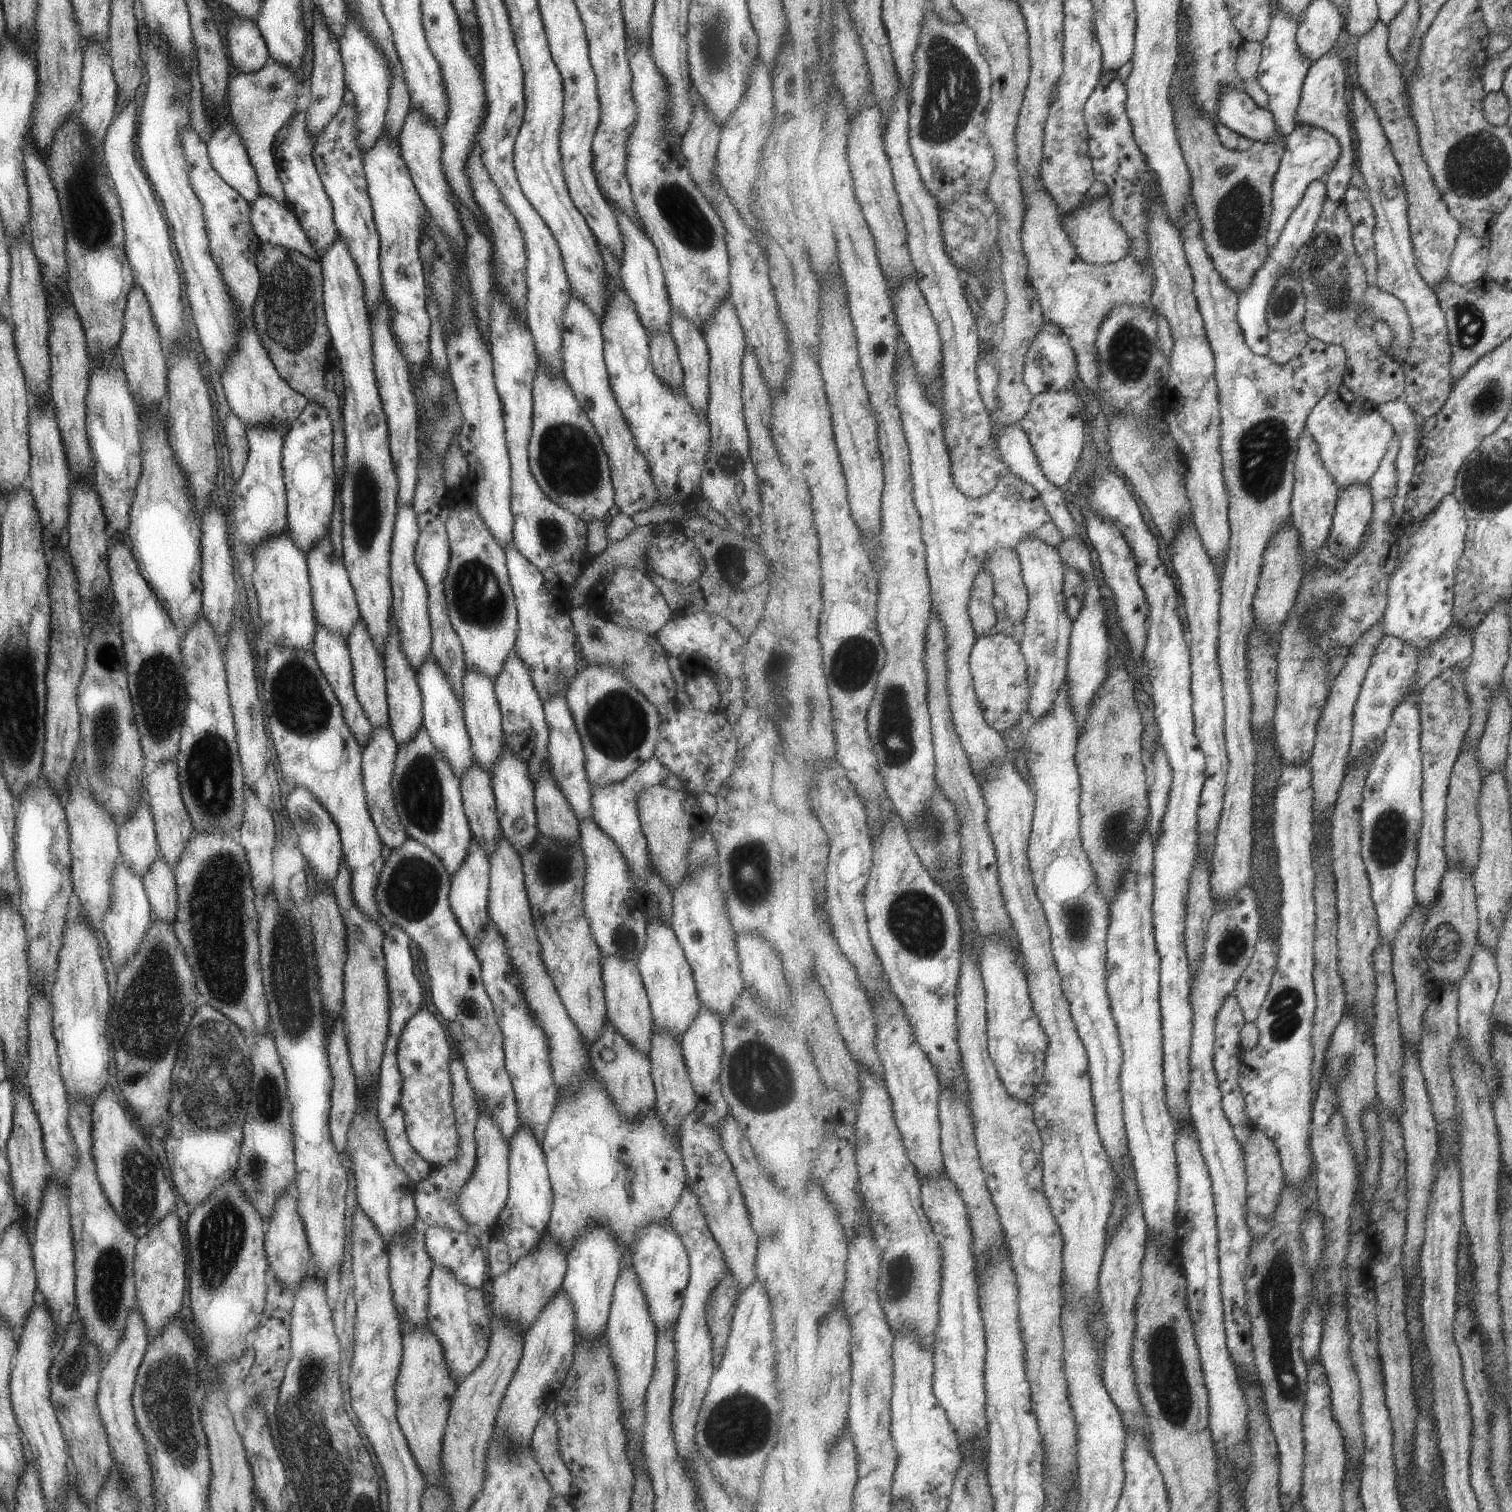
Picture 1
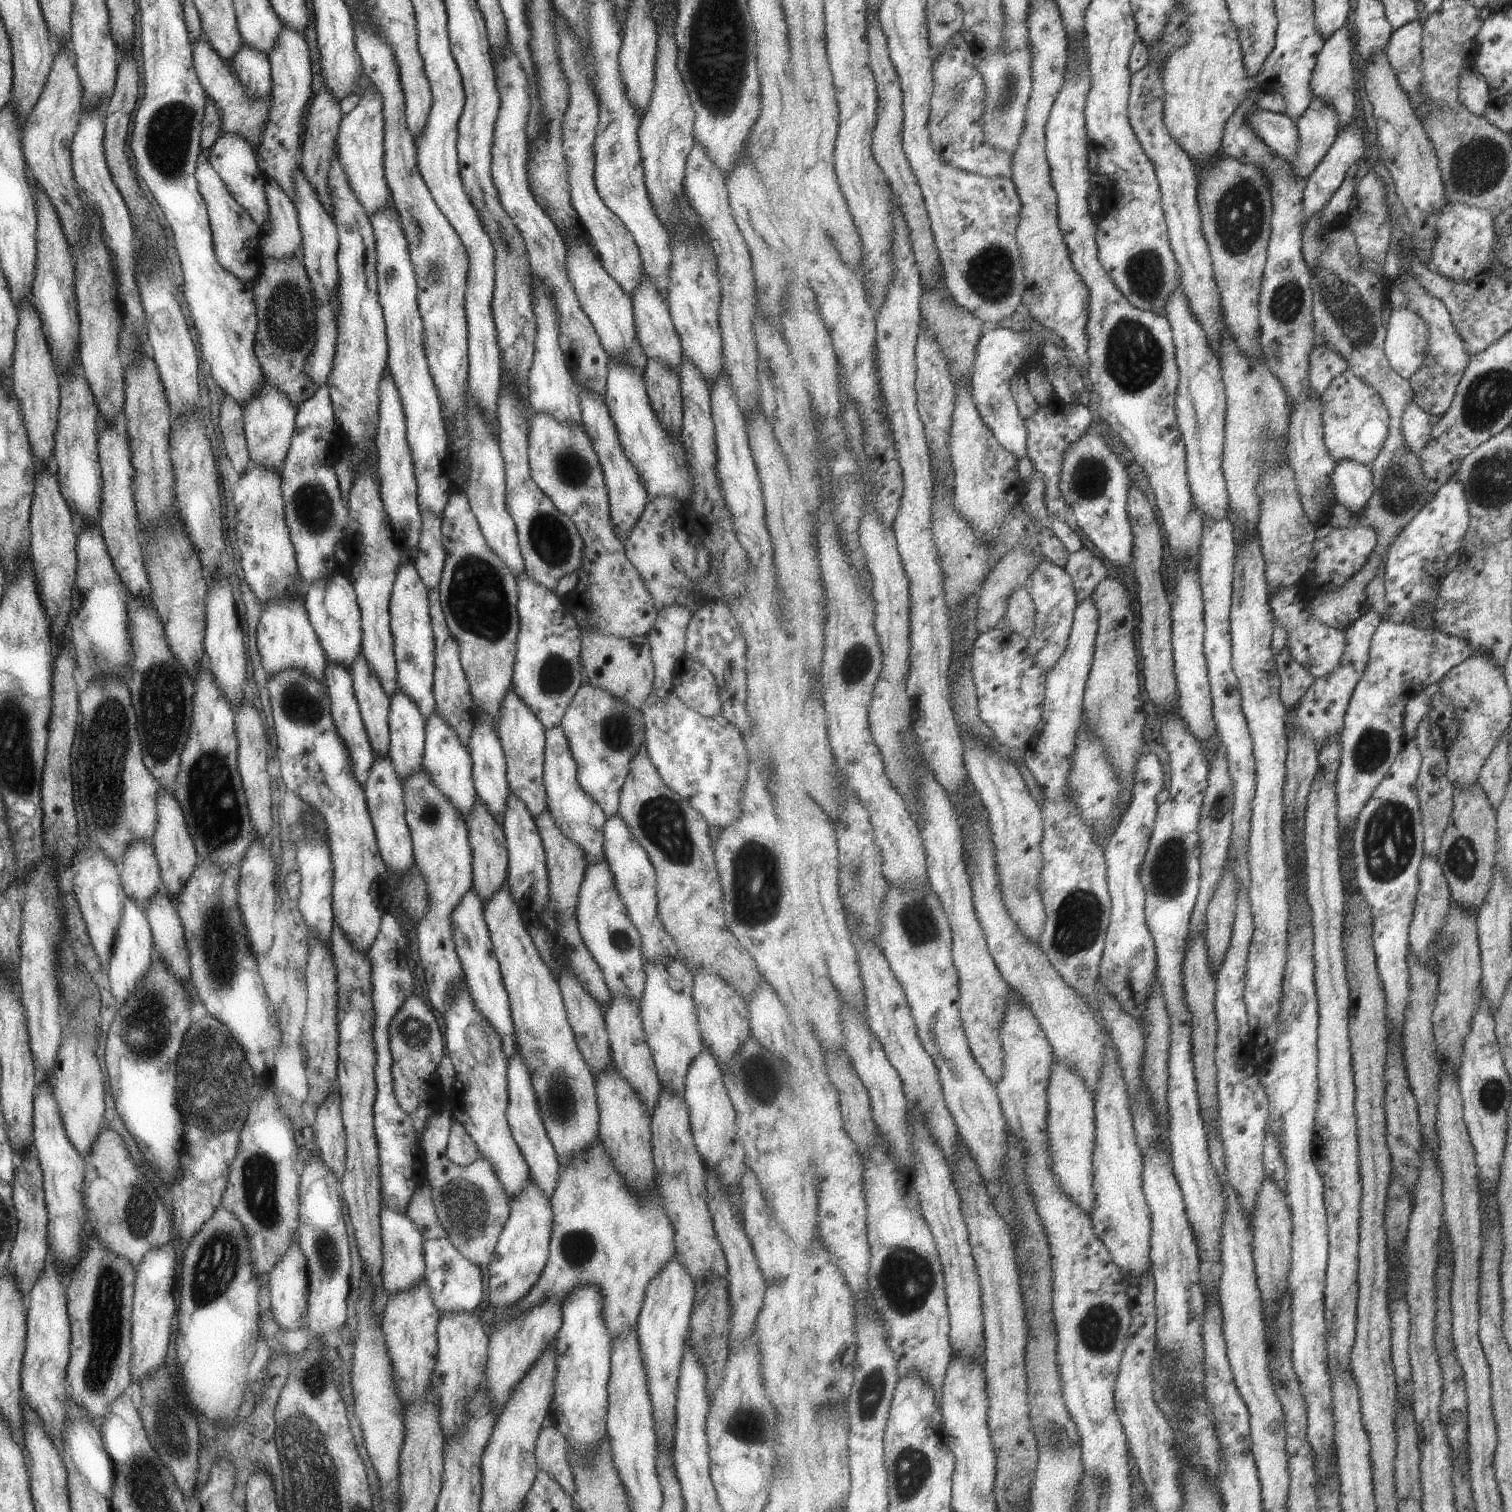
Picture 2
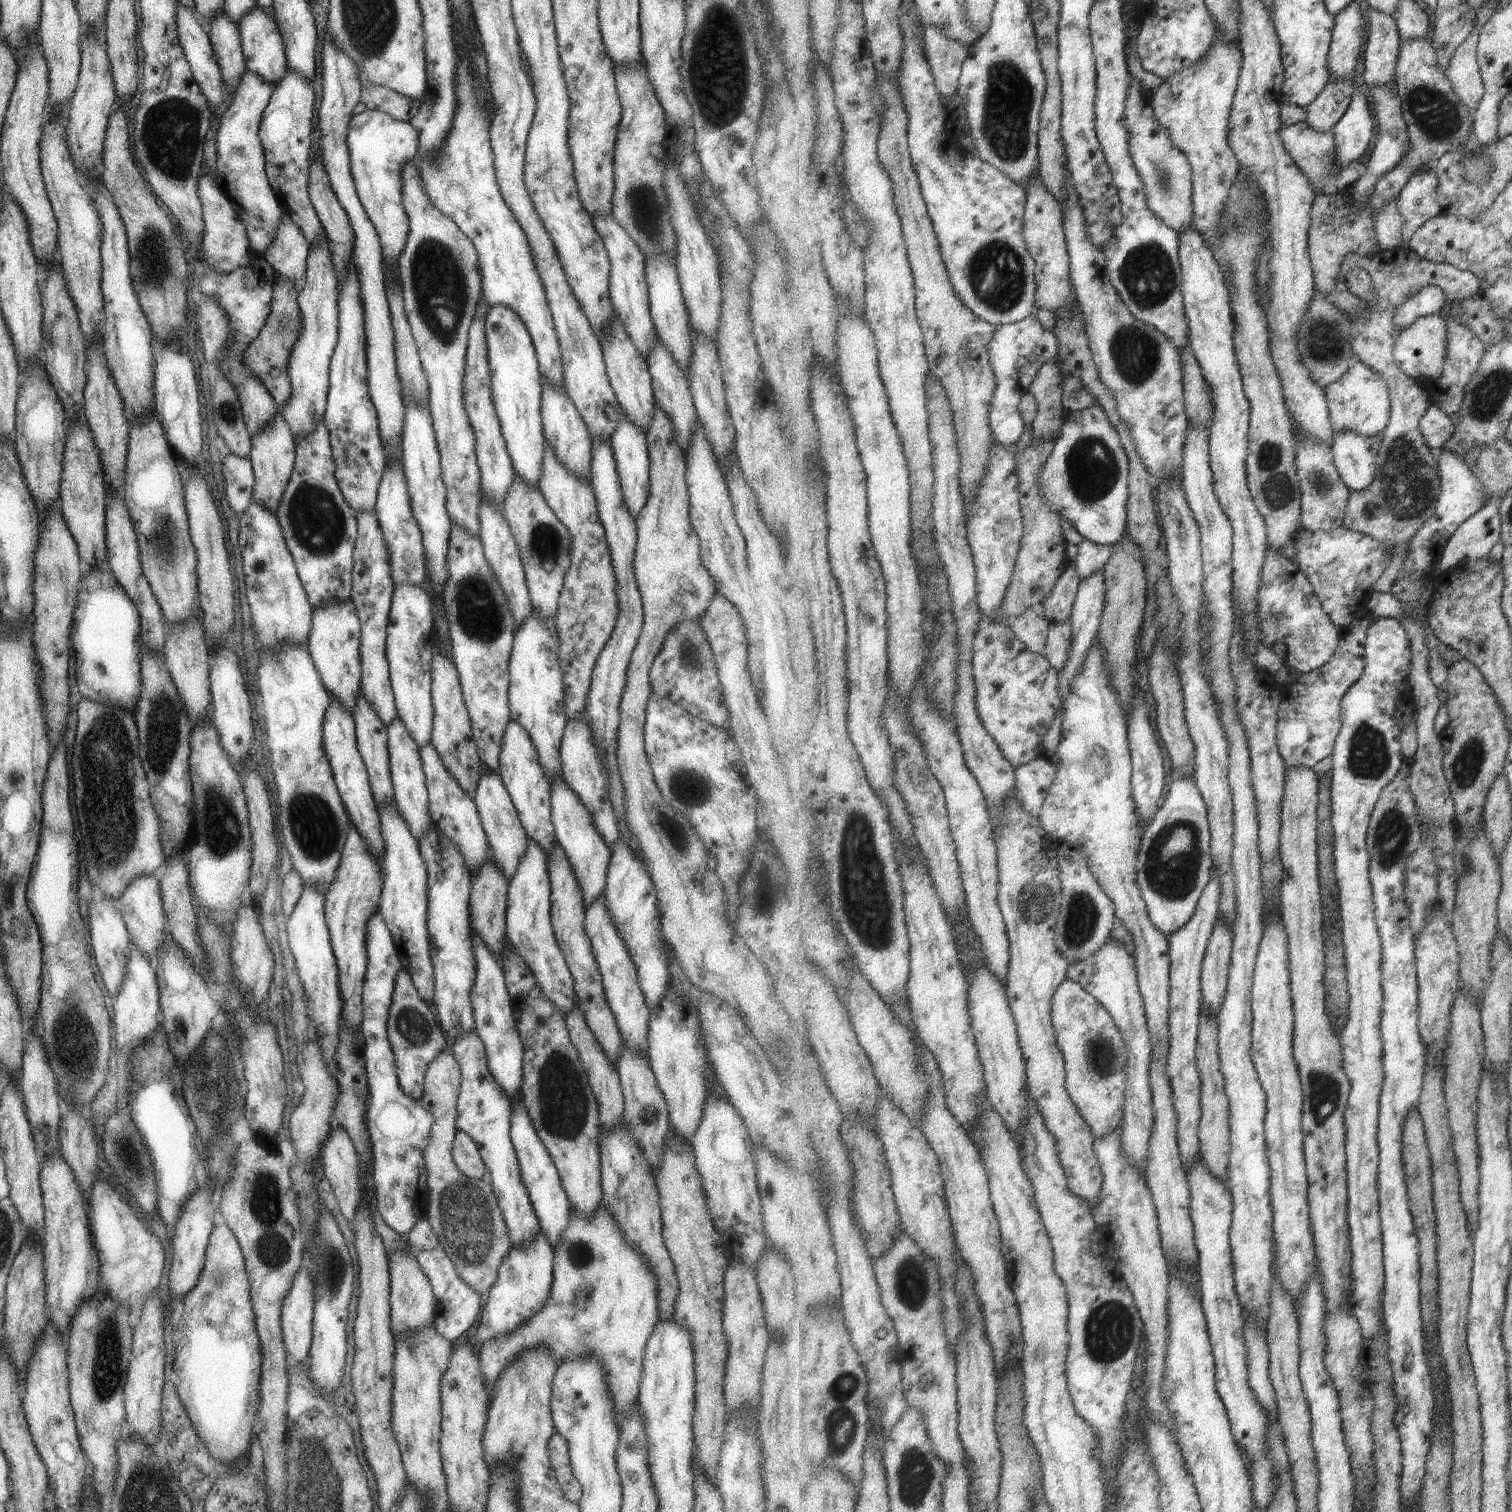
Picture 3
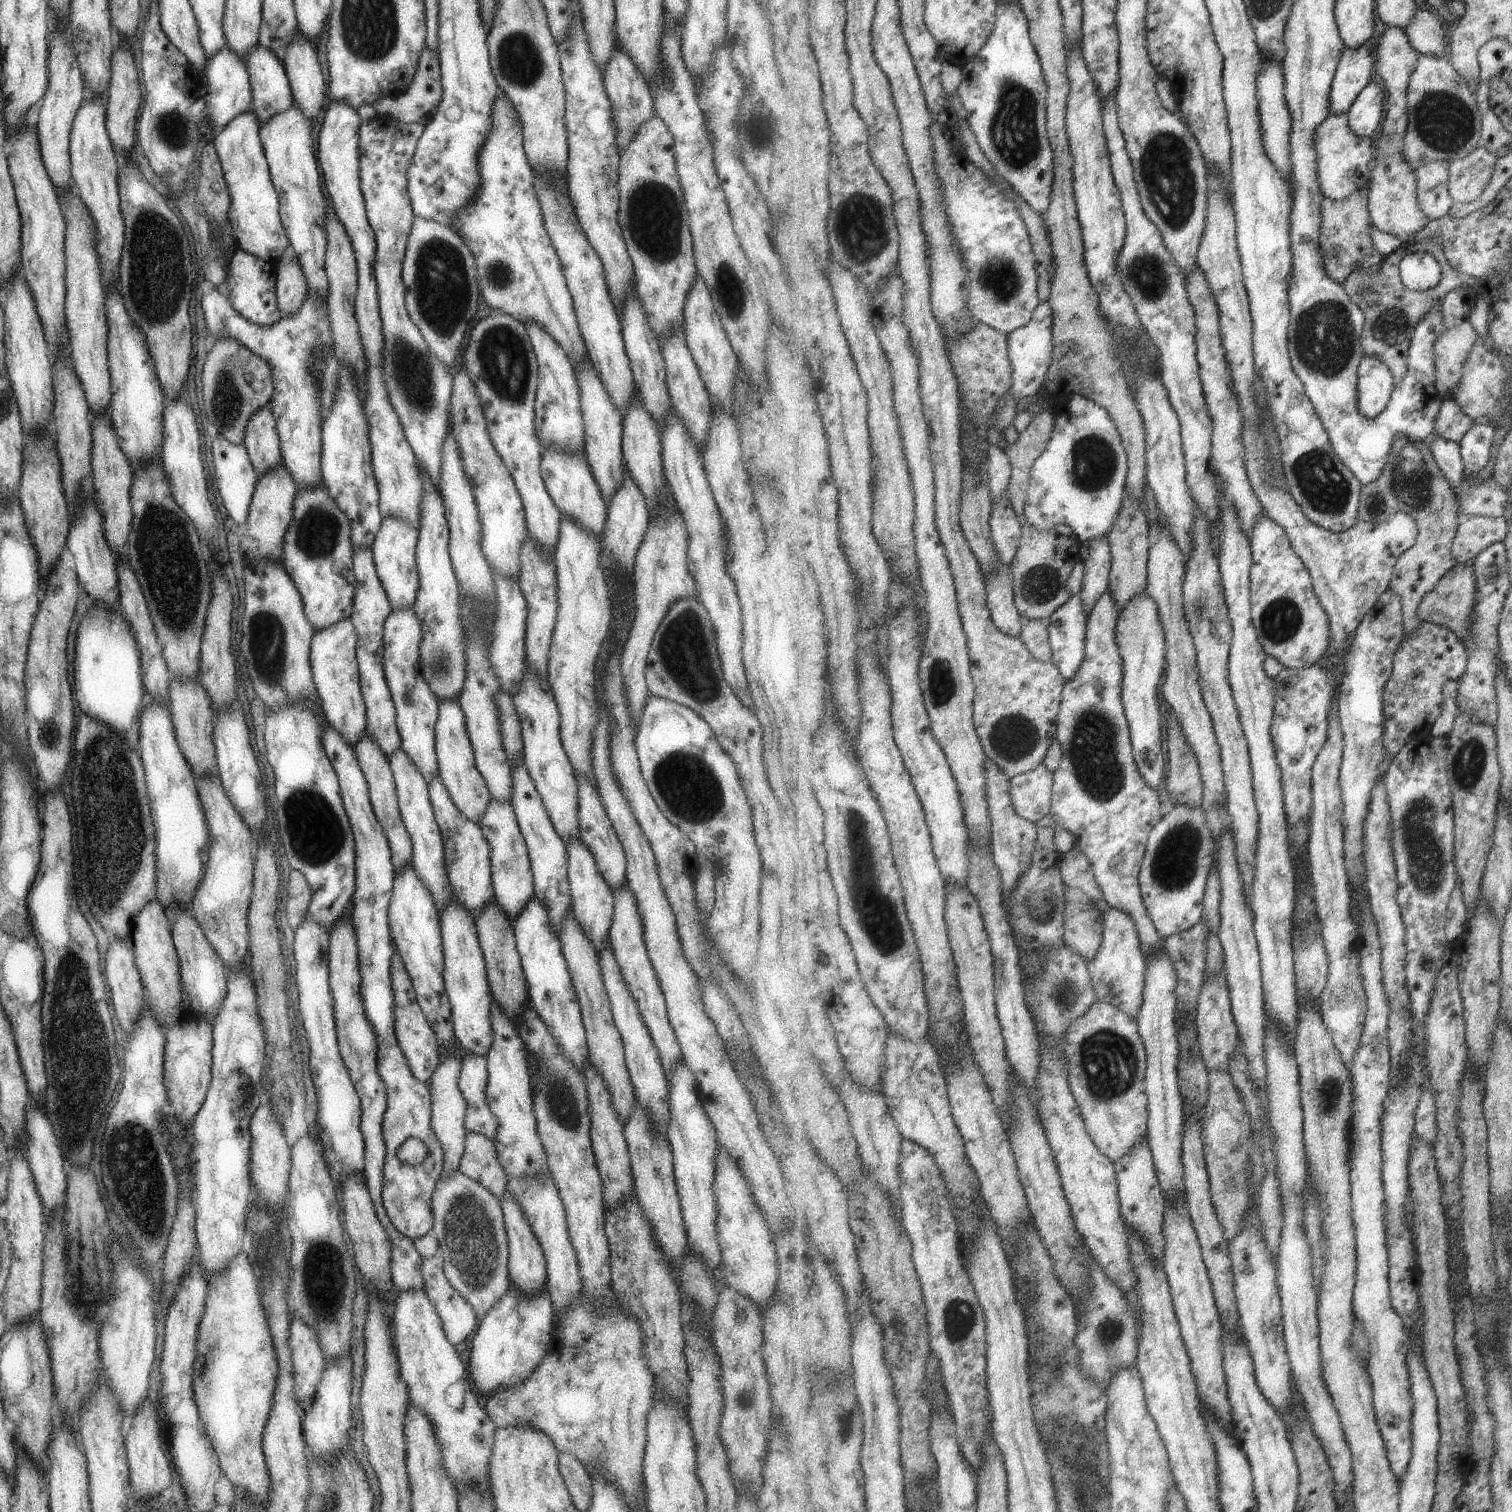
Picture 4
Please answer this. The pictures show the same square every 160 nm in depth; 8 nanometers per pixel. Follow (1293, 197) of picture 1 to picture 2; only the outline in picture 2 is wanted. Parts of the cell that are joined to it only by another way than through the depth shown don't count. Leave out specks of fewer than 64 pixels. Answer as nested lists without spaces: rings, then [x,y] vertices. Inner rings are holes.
[[[1314,97],[1308,111],[1296,122],[1301,137],[1300,156],[1291,161],[1301,178],[1309,178],[1338,139],[1340,118],[1337,111],[1319,97]]]

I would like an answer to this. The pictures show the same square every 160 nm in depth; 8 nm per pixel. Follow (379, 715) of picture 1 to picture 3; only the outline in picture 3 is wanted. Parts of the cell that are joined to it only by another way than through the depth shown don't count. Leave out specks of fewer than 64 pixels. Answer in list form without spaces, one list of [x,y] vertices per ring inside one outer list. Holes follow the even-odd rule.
[[[360,692],[351,715],[358,755],[365,765],[374,802],[379,807],[390,805],[394,802],[394,796],[386,747],[386,726],[374,714]]]

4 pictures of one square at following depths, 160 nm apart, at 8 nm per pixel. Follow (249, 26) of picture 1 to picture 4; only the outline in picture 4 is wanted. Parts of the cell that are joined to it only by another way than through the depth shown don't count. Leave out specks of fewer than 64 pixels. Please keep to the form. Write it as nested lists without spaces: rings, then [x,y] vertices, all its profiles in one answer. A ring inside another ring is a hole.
[[[249,108],[233,117],[225,128],[208,137],[215,147],[217,158],[230,193],[227,218],[236,248],[251,256],[274,263],[289,242],[278,215],[278,196],[272,185],[268,164],[258,137],[259,122]]]

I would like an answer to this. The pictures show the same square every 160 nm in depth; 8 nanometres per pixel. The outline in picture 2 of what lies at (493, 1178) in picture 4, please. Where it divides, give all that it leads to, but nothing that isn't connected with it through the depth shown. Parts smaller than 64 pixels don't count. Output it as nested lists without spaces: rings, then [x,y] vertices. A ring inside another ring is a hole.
[[[450,1120],[448,1141],[445,1146],[446,1157],[453,1163],[462,1167],[471,1164],[478,1156],[476,1144],[473,1142],[461,1123]]]

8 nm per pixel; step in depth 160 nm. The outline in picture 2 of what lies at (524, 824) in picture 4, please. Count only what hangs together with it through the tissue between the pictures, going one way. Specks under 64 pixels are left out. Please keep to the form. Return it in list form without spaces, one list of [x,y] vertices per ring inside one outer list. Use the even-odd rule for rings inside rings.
[[[512,686],[501,701],[499,718],[496,733],[504,752],[508,790],[521,800],[535,820],[535,817],[547,808],[546,792],[542,781],[545,729],[529,708],[513,694]]]

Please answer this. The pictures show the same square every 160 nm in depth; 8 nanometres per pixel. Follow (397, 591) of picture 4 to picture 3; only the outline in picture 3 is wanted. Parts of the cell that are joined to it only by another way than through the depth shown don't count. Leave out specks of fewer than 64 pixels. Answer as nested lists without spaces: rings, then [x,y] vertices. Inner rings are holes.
[[[387,459],[379,479],[374,504],[375,516],[386,550],[389,553],[390,579],[395,585],[422,586],[425,576],[422,536],[417,521],[411,514],[402,463],[399,459]]]

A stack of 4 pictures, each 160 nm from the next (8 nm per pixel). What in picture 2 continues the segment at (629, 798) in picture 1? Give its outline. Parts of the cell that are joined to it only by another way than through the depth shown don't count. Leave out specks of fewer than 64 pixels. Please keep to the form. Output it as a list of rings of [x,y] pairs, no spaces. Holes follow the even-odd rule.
[[[617,814],[606,819],[602,828],[603,854],[613,877],[618,898],[625,907],[627,918],[633,923],[640,936],[640,953],[645,963],[673,959],[678,950],[657,914],[655,871],[648,856],[639,843],[630,835],[629,827]]]

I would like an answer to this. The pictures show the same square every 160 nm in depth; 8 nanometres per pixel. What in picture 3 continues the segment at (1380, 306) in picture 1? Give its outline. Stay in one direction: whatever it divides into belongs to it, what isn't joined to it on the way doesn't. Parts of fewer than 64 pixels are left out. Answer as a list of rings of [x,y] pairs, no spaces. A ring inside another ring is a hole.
[[[1444,314],[1431,315],[1422,319],[1409,328],[1401,330],[1400,339],[1395,344],[1393,358],[1397,360],[1399,368],[1414,379],[1428,377],[1433,381],[1439,380],[1444,373],[1448,355],[1448,326]]]

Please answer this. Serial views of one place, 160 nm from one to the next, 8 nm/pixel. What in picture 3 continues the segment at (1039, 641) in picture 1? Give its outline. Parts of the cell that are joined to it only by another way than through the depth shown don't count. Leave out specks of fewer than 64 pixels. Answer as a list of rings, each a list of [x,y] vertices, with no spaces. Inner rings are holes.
[[[1070,563],[1055,585],[1052,595],[1044,600],[1045,618],[1050,623],[1070,620],[1080,584],[1081,576],[1076,566]]]

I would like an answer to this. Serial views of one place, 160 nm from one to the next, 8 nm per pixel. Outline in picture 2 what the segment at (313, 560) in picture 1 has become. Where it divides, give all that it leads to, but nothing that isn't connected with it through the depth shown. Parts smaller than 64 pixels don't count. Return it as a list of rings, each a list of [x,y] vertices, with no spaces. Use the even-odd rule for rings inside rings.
[[[332,573],[317,579],[315,583],[309,584],[303,599],[308,621],[318,636],[324,656],[349,671],[349,666],[360,652],[362,632],[356,594],[346,573]]]

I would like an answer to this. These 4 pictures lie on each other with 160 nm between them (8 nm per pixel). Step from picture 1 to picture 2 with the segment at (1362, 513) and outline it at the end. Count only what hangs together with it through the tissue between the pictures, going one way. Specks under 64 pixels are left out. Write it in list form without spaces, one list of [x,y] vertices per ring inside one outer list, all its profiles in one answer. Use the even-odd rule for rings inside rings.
[[[1355,459],[1340,460],[1332,474],[1332,486],[1337,503],[1351,509],[1354,515],[1362,515],[1375,492],[1372,468]]]

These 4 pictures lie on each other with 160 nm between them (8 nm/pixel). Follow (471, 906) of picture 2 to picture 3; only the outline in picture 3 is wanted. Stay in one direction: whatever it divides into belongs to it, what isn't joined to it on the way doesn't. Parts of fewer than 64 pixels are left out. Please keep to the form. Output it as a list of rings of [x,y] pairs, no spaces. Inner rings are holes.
[[[470,928],[470,939],[472,940],[475,970],[476,970],[473,986],[471,987],[471,990],[470,990],[470,1001],[472,1006],[472,1017],[474,1020],[474,1028],[475,1028],[476,1035],[481,1039],[481,1042],[483,1043],[483,1046],[486,1052],[487,1066],[488,1066],[488,1069],[490,1070],[490,1075],[493,1077],[493,1080],[496,1081],[496,1083],[498,1084],[502,1092],[506,1094],[506,1098],[510,1100],[510,1112],[511,1112],[511,1101],[520,1100],[520,1084],[521,1084],[521,1077],[522,1077],[522,1058],[523,1058],[522,1042],[515,1028],[515,1023],[512,1015],[511,1000],[504,983],[504,974],[498,960],[496,960],[496,958],[491,954],[491,951],[481,942],[481,939],[479,939],[478,936],[472,932],[471,928]]]

